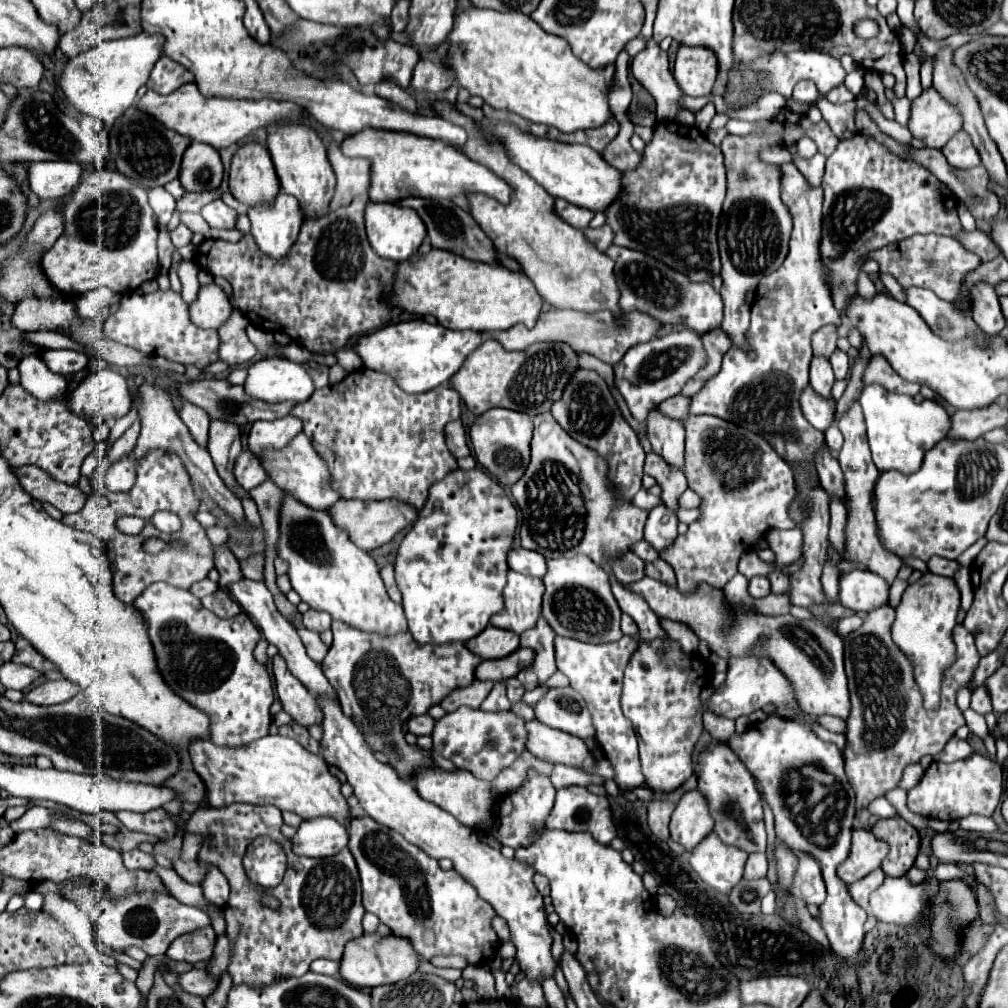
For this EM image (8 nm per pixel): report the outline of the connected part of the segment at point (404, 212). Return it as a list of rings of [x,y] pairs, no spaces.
[[[370,202],[364,210],[364,220],[366,220],[368,242],[380,258],[404,262],[406,258],[410,258],[418,250],[418,246],[426,238],[426,226],[412,208],[400,208],[390,202],[380,202],[380,204]]]

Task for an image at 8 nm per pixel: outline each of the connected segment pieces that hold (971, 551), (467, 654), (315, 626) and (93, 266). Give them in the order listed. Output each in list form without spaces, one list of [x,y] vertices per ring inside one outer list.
[[[985,537],[978,539],[970,548],[968,548],[964,553],[962,553],[958,562],[965,567],[970,567],[972,565],[973,560],[975,560],[976,556],[980,553],[982,548],[987,544],[987,540]]]
[[[334,620],[332,632],[334,632],[334,642],[322,662],[322,672],[332,684],[332,688],[336,690],[344,714],[348,714],[358,724],[362,734],[366,734],[366,742],[370,744],[372,750],[388,754],[388,760],[398,770],[398,774],[408,774],[408,766],[420,766],[420,762],[428,762],[428,766],[432,766],[430,752],[406,744],[404,724],[408,718],[428,712],[430,706],[438,704],[454,688],[468,686],[474,680],[474,670],[482,662],[482,658],[472,654],[462,642],[454,642],[452,646],[438,646],[438,648],[416,646],[408,630],[398,632],[394,636],[384,636],[384,634],[370,634],[364,630],[356,630],[354,626]]]
[[[308,610],[304,614],[304,626],[308,626],[308,630],[314,630],[314,632],[322,632],[326,628],[330,628],[330,622],[332,618],[326,614],[326,612],[316,612],[316,610]]]
[[[98,170],[72,192],[60,210],[64,232],[42,258],[48,280],[66,296],[78,296],[98,286],[128,294],[158,276],[158,226],[148,204],[148,190],[136,186],[118,170]]]

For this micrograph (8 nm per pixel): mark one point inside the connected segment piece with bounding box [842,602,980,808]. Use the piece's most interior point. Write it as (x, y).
(887, 729)

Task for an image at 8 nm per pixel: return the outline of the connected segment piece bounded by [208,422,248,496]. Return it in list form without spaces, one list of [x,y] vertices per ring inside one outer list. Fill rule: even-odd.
[[[210,422],[208,452],[214,460],[214,466],[220,474],[220,478],[238,496],[248,496],[248,492],[242,490],[236,484],[236,480],[232,478],[232,466],[234,466],[234,460],[236,460],[236,454],[240,452],[240,448],[242,448],[242,442],[240,442],[238,426],[224,426],[224,422]]]

